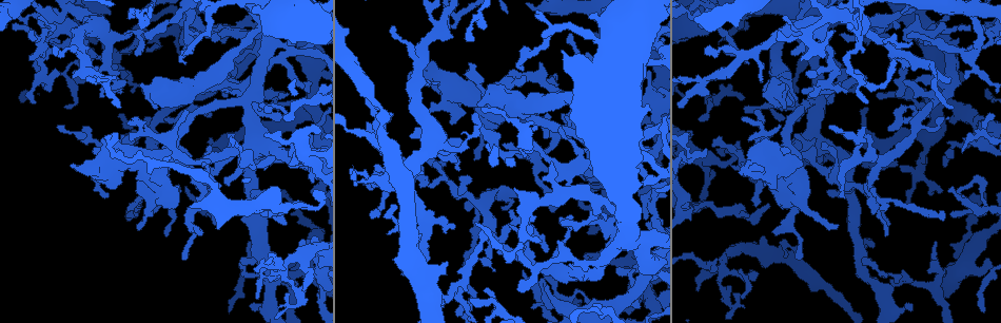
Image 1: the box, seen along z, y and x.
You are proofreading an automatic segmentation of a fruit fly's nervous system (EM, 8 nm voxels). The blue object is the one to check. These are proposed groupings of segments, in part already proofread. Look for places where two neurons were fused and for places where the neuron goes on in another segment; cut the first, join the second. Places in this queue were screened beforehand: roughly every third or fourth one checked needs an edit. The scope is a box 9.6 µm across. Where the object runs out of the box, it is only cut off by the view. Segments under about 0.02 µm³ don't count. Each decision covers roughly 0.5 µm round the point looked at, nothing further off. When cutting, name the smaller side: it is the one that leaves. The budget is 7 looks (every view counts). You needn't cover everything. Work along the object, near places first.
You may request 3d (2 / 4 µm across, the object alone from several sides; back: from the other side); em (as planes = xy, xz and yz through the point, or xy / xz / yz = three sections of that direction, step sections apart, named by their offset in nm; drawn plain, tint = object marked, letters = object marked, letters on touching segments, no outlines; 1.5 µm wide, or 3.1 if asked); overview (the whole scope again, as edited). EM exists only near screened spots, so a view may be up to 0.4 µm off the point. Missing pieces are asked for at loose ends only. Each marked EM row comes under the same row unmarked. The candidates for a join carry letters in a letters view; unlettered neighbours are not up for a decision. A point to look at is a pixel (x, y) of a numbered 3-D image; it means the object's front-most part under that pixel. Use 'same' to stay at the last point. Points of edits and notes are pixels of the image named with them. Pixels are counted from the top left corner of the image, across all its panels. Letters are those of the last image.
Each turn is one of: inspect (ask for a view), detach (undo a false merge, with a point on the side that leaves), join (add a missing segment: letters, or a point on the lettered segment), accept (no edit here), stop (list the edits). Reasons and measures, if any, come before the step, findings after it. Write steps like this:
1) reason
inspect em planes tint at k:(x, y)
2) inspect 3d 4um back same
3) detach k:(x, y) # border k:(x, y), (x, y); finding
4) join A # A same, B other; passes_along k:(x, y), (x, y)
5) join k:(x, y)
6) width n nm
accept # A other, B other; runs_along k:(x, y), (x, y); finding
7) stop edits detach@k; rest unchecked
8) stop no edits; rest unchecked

inspect 3d 4um at 1:(455, 227)

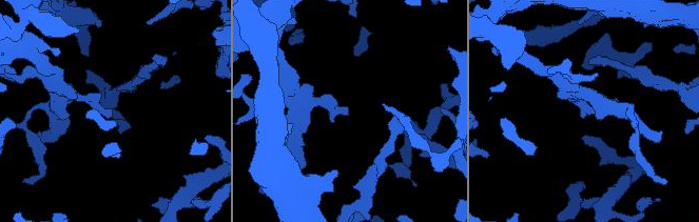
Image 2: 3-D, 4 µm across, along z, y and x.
now the EM
inspect em xz step 8 tint at 2:(347, 115)

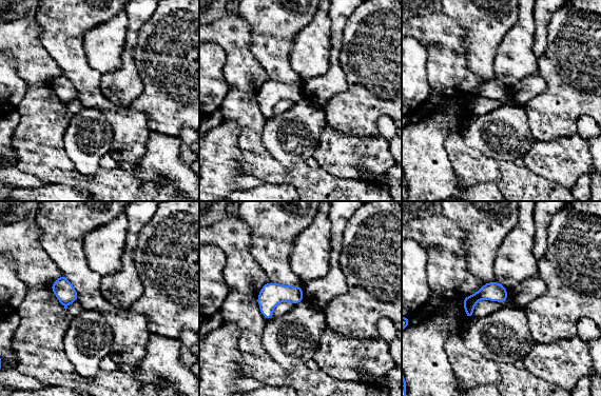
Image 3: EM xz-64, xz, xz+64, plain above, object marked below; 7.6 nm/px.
inspect em planes letters same

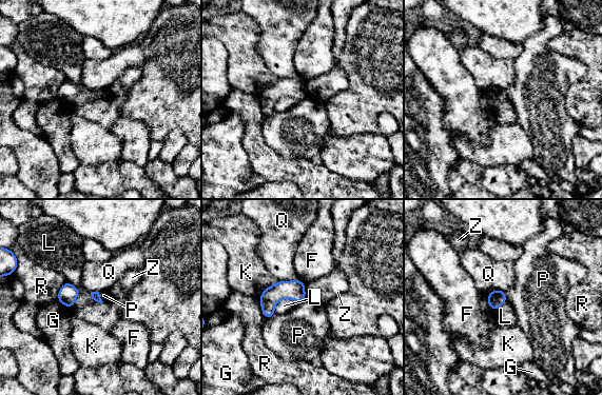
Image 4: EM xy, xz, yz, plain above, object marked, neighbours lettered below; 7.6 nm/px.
accept # F other, G other, K other, L other, P other, Q other, R other, Z other; border 4:(98, 292), (103, 301); none of them fits

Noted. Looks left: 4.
abrupt turn
inspect em planes tint at 1:(61, 12)

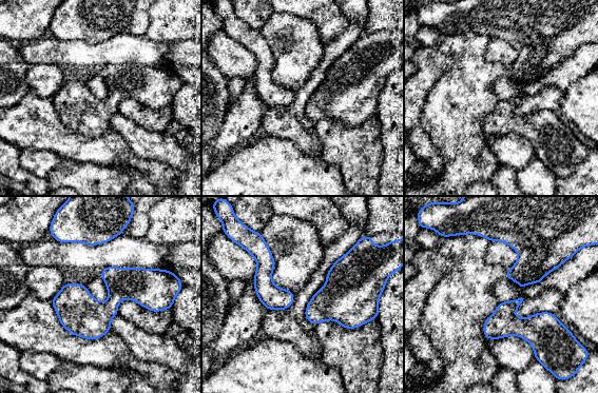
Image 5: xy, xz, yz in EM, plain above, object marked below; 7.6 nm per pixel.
what lies round it
inspect em planes letters same

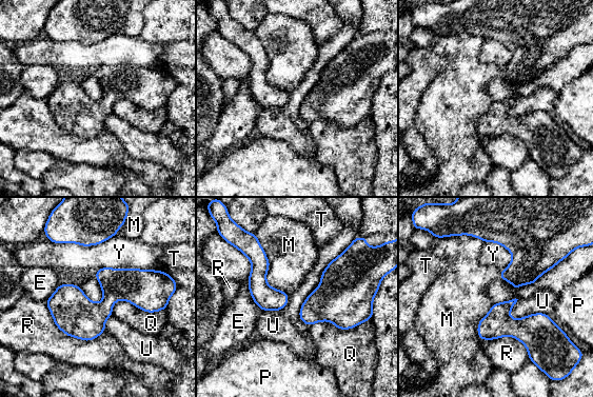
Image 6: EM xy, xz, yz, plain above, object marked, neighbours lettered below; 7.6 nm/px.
accept # E other, M other, P other, Q other, R other, T other, U other, Y other; border 6:(256, 237), (265, 281), (288, 294); all the same neuron

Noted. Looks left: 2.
thick turns thin
inspect em yz step 8 tint at 1:(627, 142)

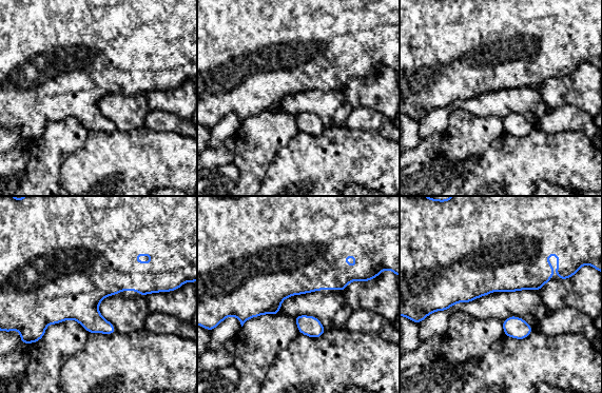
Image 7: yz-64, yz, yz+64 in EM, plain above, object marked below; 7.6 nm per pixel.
see the neighbours
inspect em yz step 8 letters same

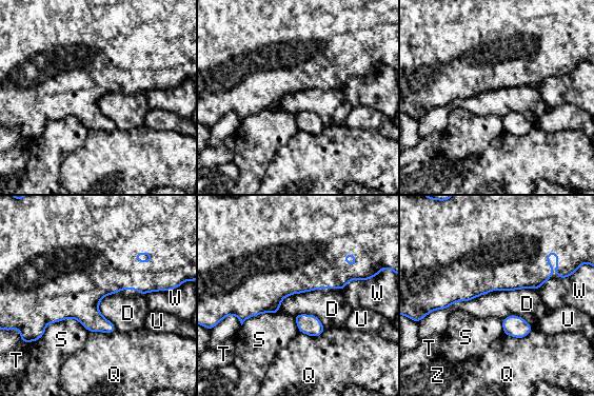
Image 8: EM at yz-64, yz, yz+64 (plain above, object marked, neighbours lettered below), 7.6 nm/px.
accept # D other, Q other, S other, T other, U other, W other, Z other; border 8:(491, 291), (431, 311); continuous, no second neuron

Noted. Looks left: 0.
stop no edits; rest unchecked

